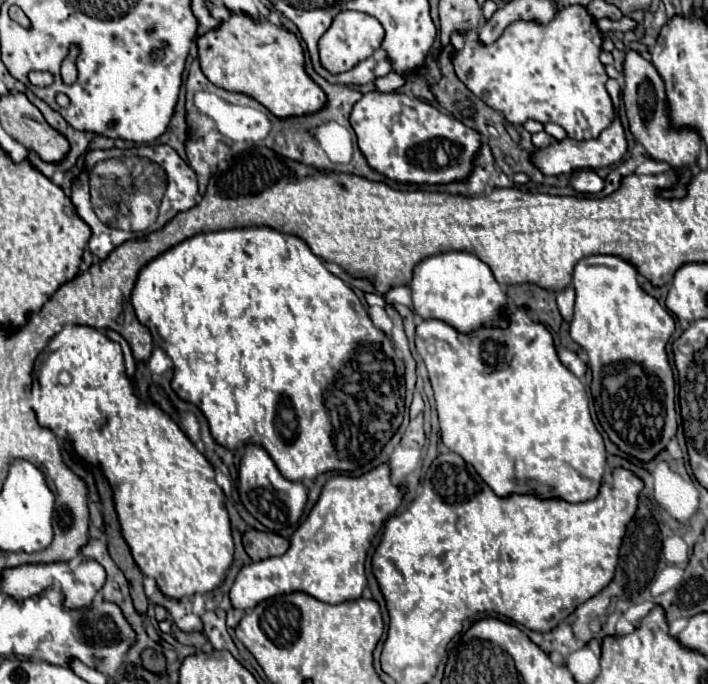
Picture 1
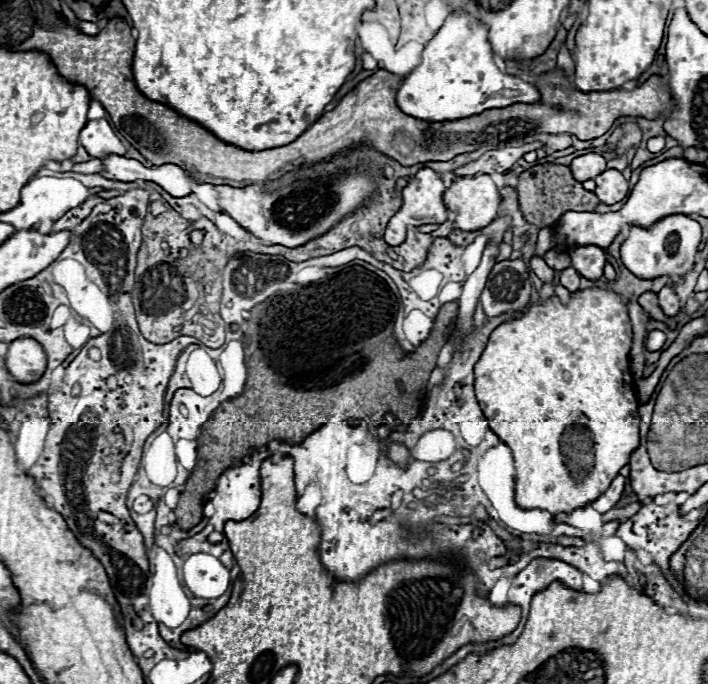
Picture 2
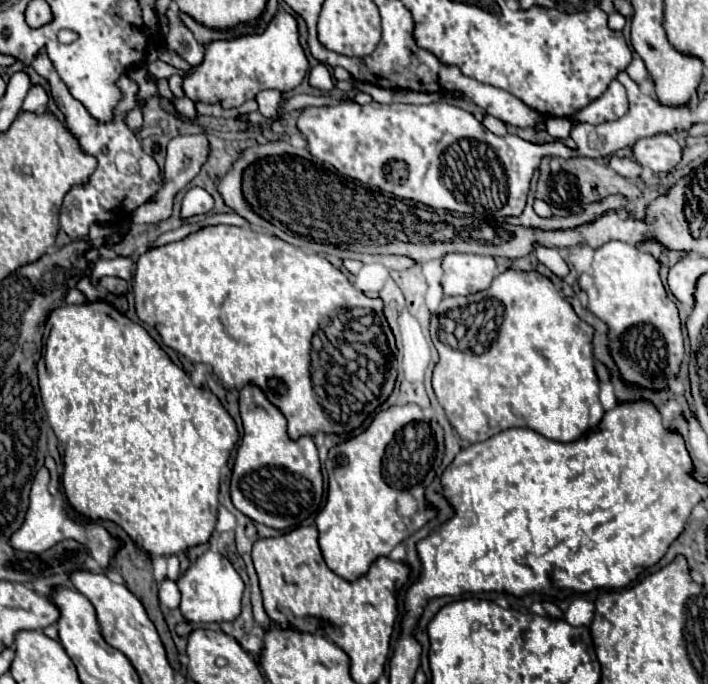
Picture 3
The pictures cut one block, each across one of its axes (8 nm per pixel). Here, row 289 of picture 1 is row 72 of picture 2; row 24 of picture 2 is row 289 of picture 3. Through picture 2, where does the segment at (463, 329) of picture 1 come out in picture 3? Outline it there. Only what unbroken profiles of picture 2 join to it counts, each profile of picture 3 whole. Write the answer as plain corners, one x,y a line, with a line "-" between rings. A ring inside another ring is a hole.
446,254
442,258
444,296
470,296
490,286
496,274
492,256

